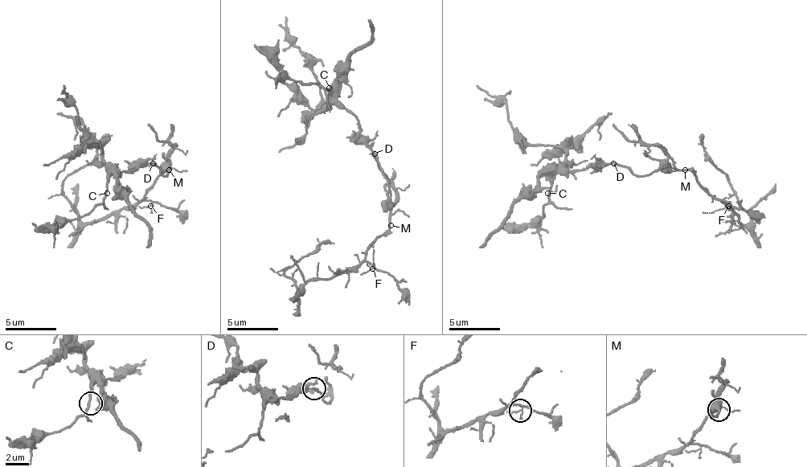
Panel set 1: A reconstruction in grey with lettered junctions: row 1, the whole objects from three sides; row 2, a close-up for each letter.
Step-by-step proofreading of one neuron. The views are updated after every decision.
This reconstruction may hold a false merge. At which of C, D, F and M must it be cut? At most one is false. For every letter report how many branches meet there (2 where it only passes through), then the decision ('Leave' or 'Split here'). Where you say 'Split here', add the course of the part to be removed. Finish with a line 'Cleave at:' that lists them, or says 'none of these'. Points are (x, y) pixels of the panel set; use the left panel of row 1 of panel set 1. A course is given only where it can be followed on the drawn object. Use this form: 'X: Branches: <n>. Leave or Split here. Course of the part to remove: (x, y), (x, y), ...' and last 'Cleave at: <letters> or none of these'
C: Branches: 3. Leave
D: Branches: 3. Split here. Course of the part to remove: (153, 162), (165, 175), (165, 170), (133, 208), (82, 223), (69, 203), (63, 182), (94, 157), (112, 134)
F: Branches: 3. Leave
M: Branches: 3. Leave
Cleave at: D

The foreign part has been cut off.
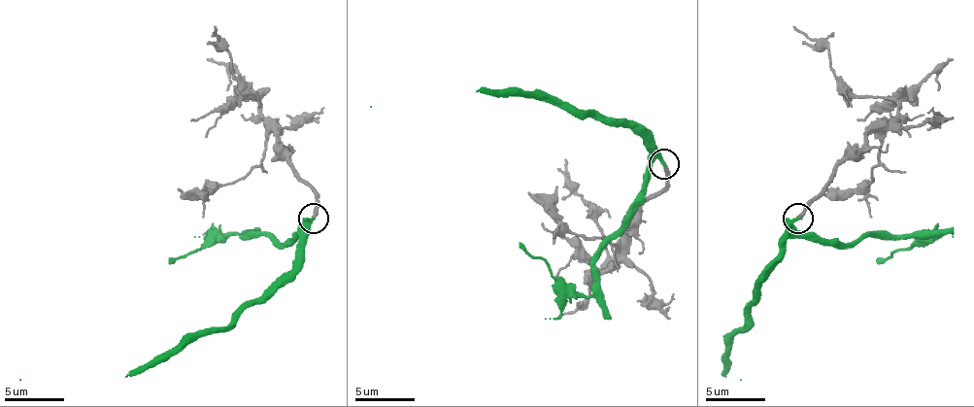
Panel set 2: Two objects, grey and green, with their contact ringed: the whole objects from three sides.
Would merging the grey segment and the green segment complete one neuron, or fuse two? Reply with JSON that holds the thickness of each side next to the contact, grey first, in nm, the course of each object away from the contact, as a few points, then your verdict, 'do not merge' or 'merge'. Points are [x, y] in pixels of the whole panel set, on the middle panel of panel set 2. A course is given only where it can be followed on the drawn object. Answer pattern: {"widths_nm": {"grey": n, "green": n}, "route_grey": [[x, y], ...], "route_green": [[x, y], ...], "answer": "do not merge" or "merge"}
{"widths_nm": {"grey": 320, "green": 360}, "route_grey": [[664, 164], [667, 183], [641, 206], [641, 219], [614, 263], [607, 257], [598, 221], [574, 191], [565, 158]], "route_green": [[664, 164], [628, 128], [584, 116], [574, 107], [523, 95], [475, 92], [370, 107]], "answer": "merge"}

